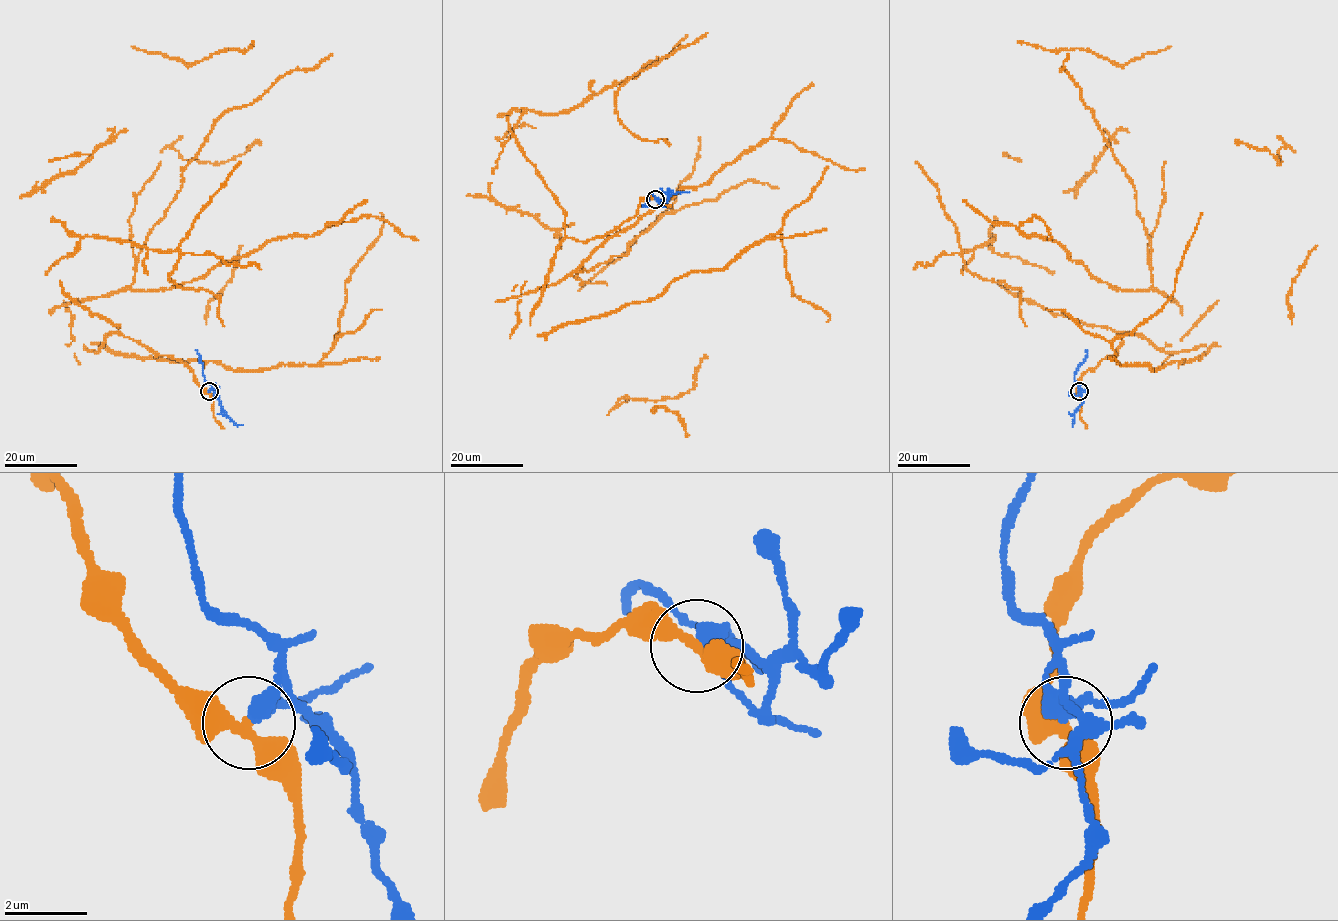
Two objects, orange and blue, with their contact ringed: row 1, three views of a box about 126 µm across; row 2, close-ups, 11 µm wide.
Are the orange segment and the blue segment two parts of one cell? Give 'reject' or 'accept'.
reject

